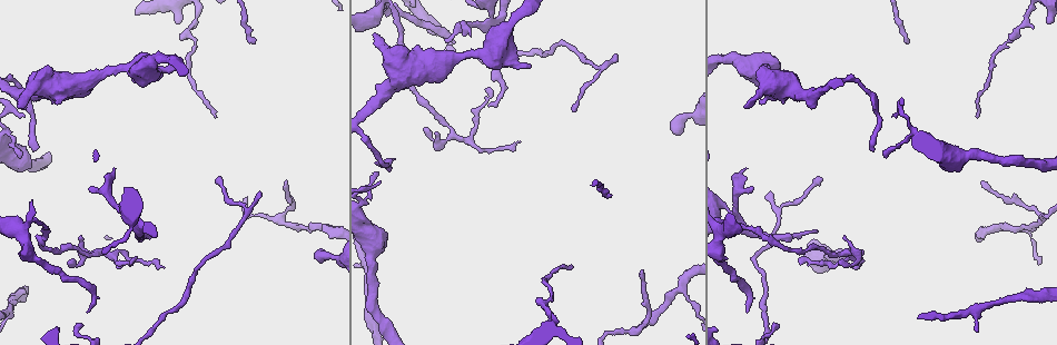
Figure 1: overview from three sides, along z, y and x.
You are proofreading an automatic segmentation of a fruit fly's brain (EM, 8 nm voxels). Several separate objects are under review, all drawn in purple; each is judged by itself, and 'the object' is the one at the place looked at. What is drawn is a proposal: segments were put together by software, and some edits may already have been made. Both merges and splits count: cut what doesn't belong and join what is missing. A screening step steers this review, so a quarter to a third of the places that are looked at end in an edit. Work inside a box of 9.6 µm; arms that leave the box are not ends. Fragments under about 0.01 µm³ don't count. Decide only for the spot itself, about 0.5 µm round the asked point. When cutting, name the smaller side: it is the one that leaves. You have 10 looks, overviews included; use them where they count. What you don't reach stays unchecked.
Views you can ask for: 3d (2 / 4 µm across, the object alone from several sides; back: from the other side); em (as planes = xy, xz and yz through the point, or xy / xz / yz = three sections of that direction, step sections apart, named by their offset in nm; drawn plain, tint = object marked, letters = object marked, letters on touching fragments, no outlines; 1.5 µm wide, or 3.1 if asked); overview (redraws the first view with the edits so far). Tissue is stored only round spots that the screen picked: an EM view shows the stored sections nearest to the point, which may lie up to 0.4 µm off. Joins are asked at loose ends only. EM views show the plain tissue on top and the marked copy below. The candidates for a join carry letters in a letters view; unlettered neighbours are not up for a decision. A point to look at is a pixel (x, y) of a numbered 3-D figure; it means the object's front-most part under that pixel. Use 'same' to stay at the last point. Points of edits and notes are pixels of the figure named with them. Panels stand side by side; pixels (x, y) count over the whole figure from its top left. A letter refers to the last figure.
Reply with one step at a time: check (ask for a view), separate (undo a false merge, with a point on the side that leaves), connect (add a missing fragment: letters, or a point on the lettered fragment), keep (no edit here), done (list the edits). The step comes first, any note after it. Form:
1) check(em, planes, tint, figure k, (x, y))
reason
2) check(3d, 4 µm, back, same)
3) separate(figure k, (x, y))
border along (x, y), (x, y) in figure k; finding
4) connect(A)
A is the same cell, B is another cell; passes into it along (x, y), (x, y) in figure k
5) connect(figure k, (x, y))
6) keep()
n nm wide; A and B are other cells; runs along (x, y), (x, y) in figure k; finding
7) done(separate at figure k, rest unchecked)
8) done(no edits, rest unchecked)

check(em, planes, letters, figure 1, (643, 273))
an open end

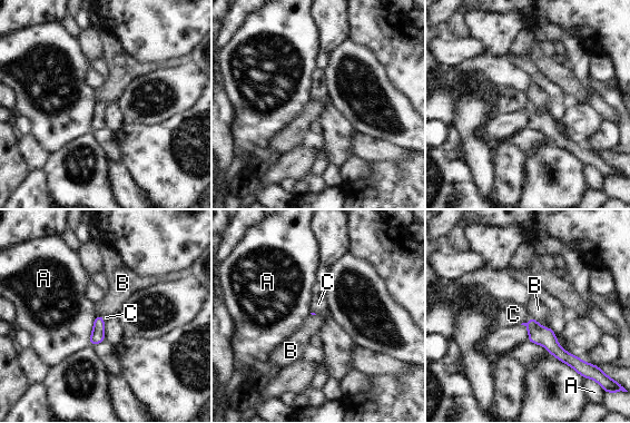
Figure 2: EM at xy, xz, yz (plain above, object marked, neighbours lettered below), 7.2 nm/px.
connect(C)
C is the same cell, A and B are other cells; passes into it along (538, 334), (529, 322), (514, 314) in figure 2; it goes on there

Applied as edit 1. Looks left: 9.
check(3d, 2 µm, figure 1, (770, 193))

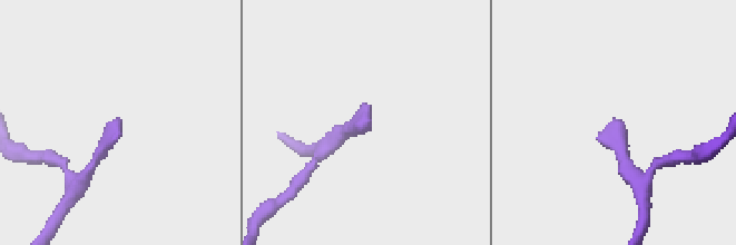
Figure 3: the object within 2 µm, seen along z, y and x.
check(em, yz, step 4, tint, figure 3, (609, 125))

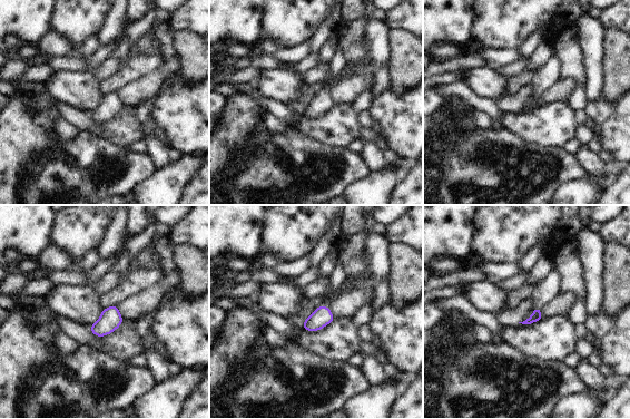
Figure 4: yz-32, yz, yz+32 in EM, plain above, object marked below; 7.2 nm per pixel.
check(em, planes, letters, same)

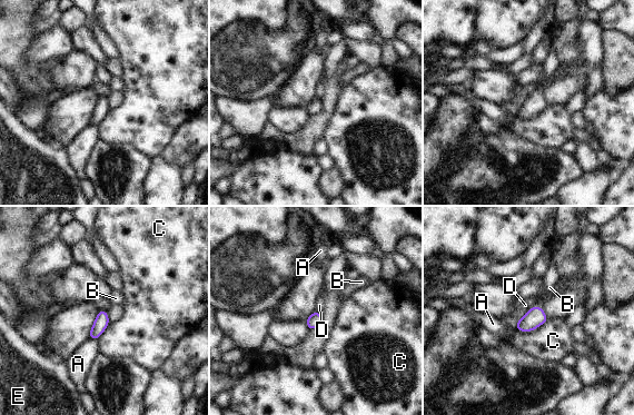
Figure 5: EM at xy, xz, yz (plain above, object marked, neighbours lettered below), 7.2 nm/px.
connect(B)
100 nm wide; B is the same cell, A, C, D and E are other cells; passes into it along (535, 317), (540, 307), (550, 287) in figure 5; the cell continues

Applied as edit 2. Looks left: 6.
check(overview)

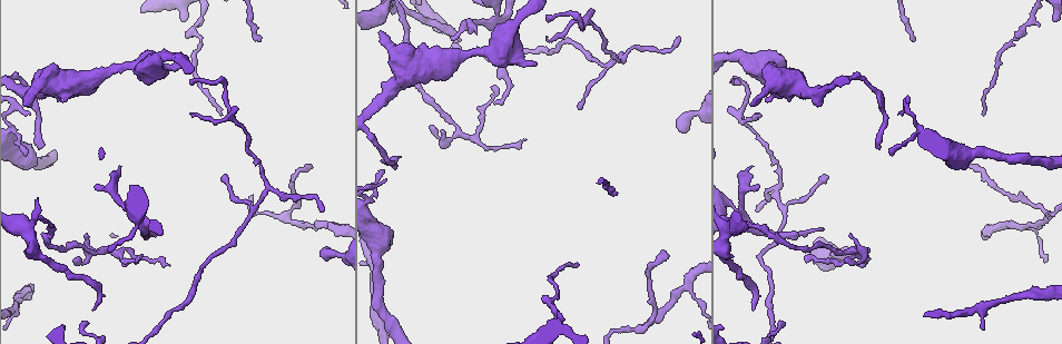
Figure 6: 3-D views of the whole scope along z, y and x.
check(em, planes, letters, figure 6, (678, 38))
free end

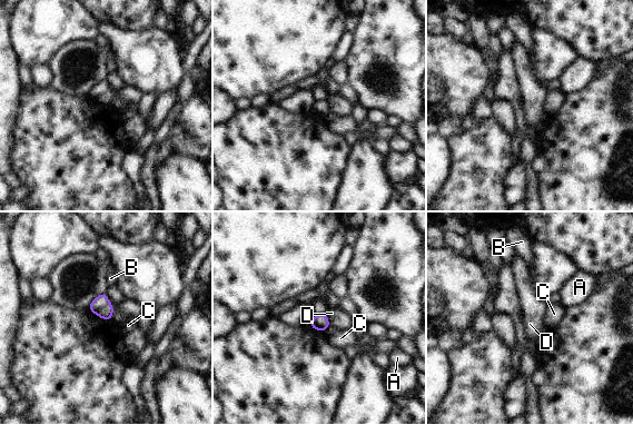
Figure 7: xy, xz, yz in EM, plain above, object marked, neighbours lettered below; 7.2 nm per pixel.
keep()
A, B, C and D are other cells; border along (326, 313), (330, 325) in figure 7; no lettered fragment goes on from it

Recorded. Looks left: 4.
done(connect at figure 2, connect at figure 5, rest unchecked)

